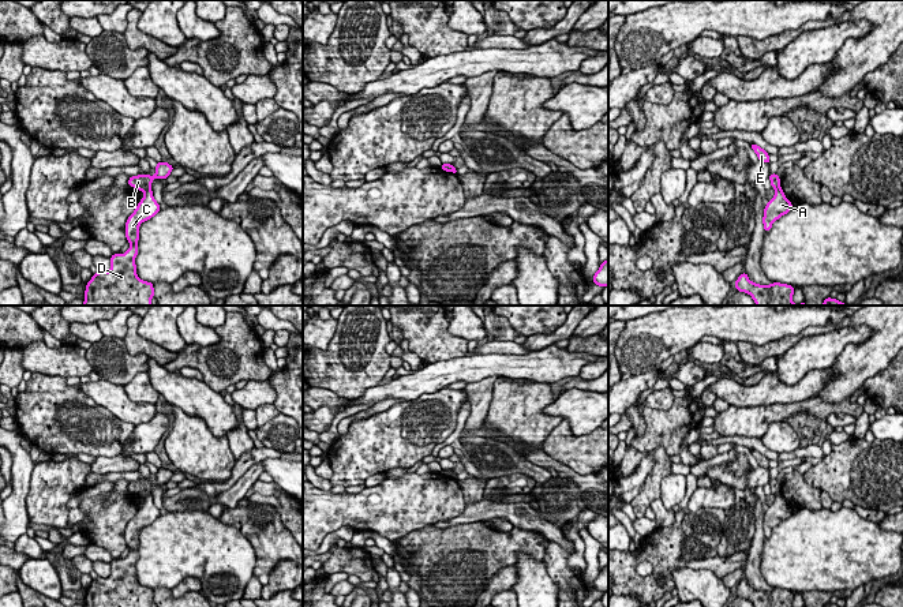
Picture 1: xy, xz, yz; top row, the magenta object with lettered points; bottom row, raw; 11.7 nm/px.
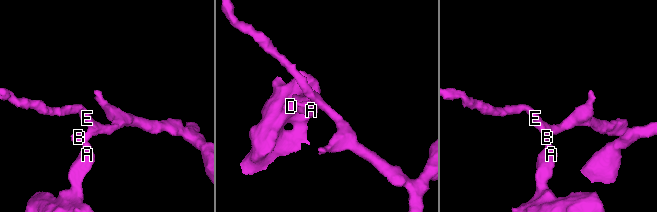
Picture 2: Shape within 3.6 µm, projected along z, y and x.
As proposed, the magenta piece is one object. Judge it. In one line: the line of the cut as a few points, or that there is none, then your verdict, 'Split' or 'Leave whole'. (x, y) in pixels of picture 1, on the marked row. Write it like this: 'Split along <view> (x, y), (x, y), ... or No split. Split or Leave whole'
Split along xy (149, 187), (143, 193). Split

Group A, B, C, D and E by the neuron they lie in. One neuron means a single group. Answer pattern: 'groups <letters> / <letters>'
groups A C D / B E

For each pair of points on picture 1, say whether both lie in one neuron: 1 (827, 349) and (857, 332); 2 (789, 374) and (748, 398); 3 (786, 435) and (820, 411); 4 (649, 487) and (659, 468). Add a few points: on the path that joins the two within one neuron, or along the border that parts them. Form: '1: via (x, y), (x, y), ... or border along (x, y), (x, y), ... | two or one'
1: via (834, 343), (842, 336), (850, 334) | one
2: border along (810, 370), (794, 383), (785, 383), (775, 373) | two
3: border along (785, 419), (772, 422), (761, 438) | two
4: via (652, 483), (659, 472) | one

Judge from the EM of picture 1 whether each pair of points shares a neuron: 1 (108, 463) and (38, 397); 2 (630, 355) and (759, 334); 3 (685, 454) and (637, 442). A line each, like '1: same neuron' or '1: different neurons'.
1: different neurons
2: same neuron
3: same neuron

